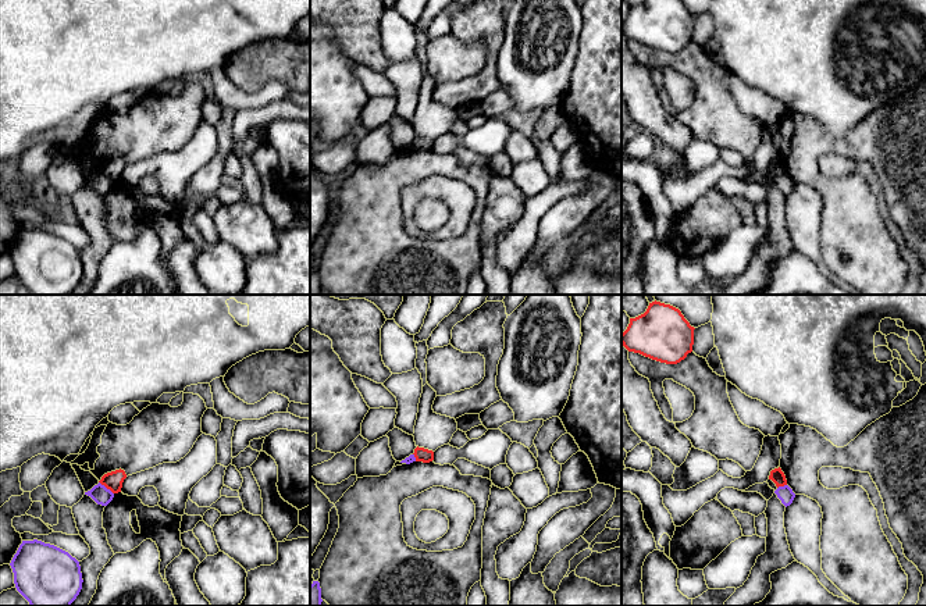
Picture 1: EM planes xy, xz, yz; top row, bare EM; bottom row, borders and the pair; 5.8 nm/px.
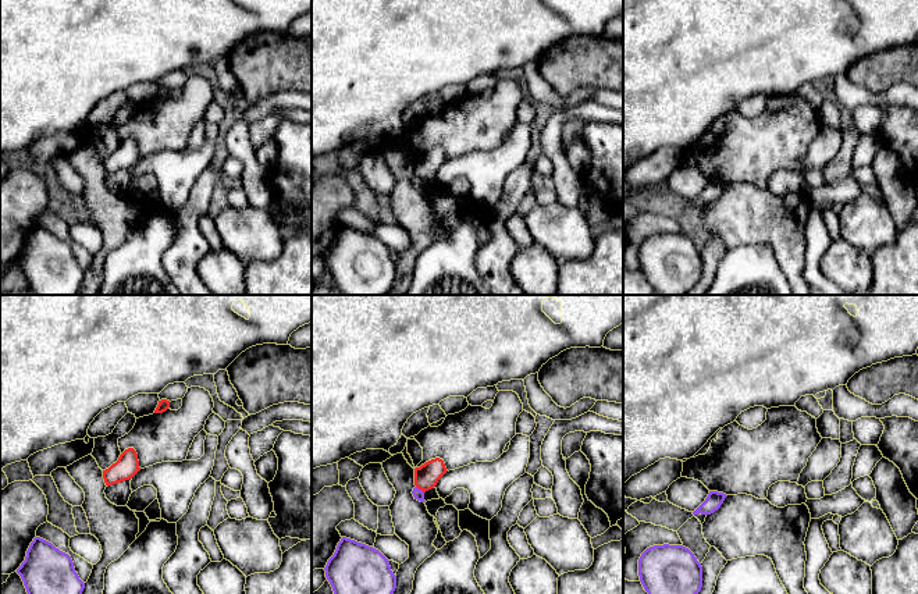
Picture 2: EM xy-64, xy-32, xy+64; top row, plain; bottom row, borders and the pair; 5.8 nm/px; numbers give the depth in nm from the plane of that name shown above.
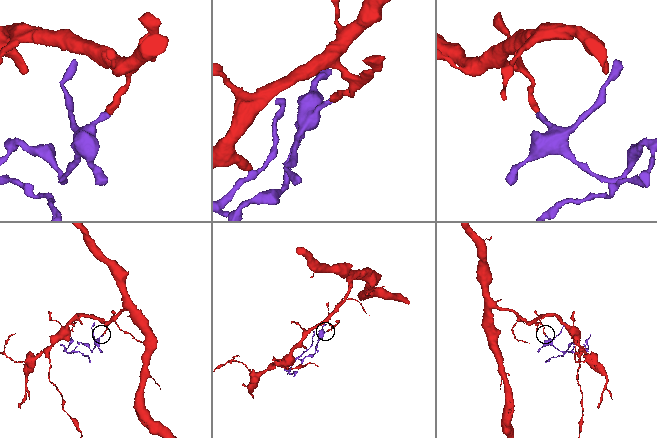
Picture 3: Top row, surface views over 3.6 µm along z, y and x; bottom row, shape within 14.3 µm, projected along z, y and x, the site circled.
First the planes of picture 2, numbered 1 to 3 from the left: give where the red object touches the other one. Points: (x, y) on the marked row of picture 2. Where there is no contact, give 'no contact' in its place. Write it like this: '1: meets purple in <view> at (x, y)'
1: no contact
2: meets purple in xy-32 at (420, 490)
3: no contact

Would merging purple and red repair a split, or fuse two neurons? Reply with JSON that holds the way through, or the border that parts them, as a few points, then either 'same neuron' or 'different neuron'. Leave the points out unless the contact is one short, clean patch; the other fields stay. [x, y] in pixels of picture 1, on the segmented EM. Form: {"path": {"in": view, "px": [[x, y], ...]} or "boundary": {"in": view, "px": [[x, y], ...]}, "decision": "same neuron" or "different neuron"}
{"boundary": {"in": "xy", "px": [[99, 481], [113, 494]]}, "decision": "different neuron"}

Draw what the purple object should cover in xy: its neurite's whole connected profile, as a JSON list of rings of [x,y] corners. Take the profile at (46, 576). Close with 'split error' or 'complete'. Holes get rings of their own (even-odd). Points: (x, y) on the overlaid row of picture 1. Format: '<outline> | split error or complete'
[[[22,541],[10,563],[17,591],[31,606],[71,606],[82,589],[79,562],[42,541]]] | complete

